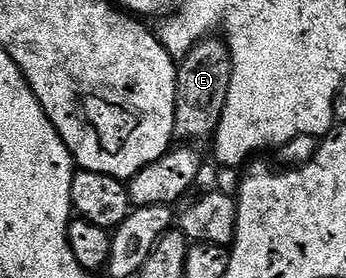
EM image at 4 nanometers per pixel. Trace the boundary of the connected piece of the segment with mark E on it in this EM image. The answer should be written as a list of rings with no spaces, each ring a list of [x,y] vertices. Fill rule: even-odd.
[[[207,38],[196,44],[180,60],[177,71],[173,139],[181,143],[199,143],[195,141],[205,138],[208,140],[218,132],[221,115],[228,101],[232,73],[231,52],[222,38]]]

